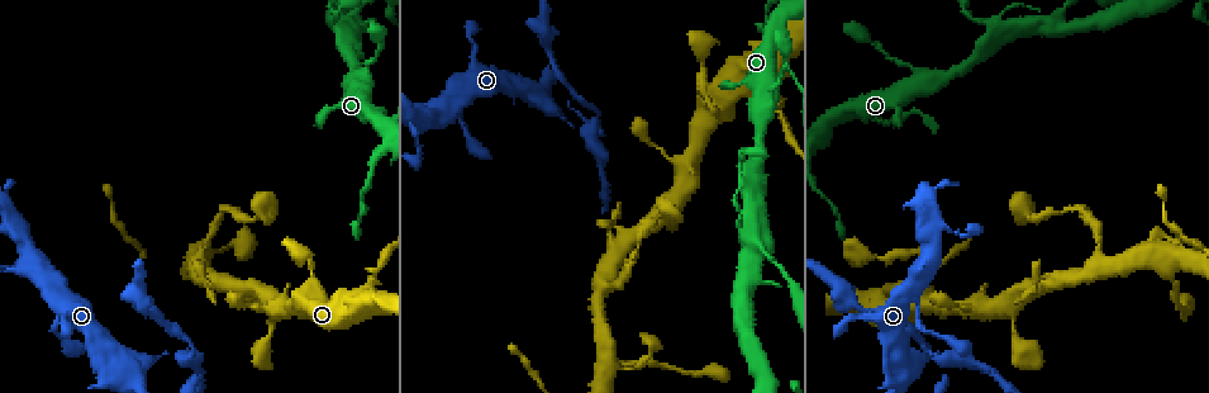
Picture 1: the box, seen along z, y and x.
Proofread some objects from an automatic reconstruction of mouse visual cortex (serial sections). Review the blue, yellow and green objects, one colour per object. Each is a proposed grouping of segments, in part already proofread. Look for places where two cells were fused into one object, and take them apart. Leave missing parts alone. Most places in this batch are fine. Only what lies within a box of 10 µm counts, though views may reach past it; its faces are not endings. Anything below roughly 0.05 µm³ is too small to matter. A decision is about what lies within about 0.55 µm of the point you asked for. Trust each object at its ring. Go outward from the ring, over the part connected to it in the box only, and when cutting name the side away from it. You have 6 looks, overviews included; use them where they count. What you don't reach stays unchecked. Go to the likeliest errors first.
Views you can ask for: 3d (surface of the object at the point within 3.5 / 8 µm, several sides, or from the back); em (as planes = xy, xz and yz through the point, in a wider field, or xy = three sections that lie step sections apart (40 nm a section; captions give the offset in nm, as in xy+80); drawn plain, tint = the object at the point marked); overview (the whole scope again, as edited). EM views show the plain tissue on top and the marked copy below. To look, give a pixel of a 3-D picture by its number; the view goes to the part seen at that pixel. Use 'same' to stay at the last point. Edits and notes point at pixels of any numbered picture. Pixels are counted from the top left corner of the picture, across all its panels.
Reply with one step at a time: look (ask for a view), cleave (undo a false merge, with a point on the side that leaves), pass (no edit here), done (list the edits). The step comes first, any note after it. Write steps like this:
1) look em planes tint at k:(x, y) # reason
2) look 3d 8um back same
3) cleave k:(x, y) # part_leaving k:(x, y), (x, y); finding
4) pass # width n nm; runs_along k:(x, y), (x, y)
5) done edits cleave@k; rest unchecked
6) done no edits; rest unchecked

look 3d 3.5um back at 1:(907, 291) # small branch off a trunk

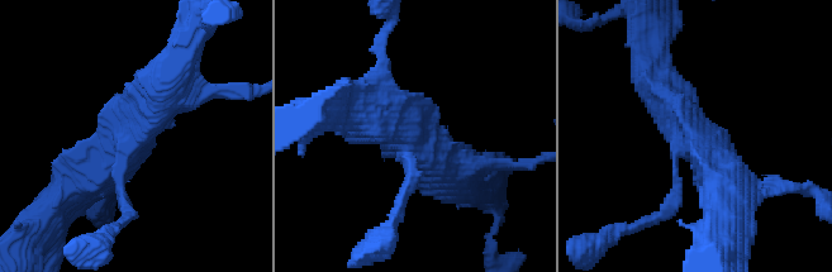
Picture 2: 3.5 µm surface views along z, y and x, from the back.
look em xy step 2 tint at 2:(691, 135) # arms 3; arm_widths 150, 500, 600 nm; shape alone is not enough

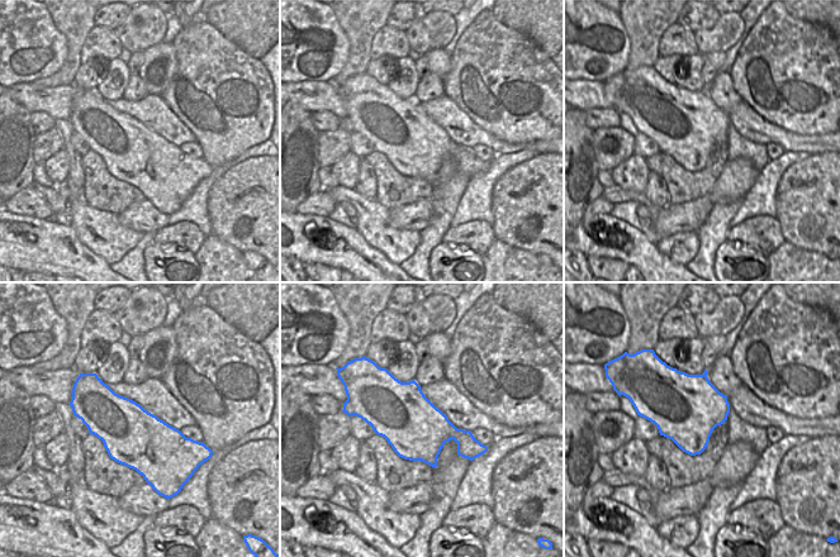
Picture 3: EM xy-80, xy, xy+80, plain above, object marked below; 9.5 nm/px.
pass # runs_along 2:(74, 186), (124, 143), (171, 74); one cell here

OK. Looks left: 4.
look 3d 8um at 1:(760, 117) # a fork

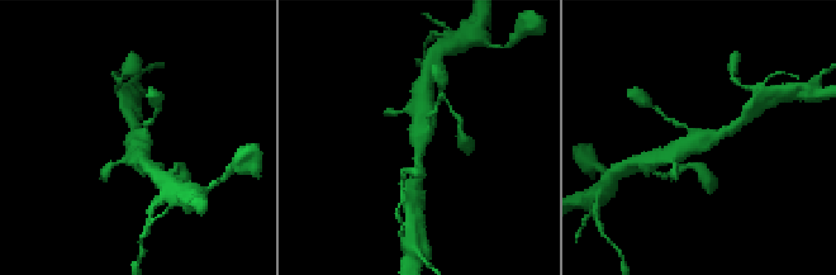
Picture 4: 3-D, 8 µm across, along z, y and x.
look 3d 3.5um same

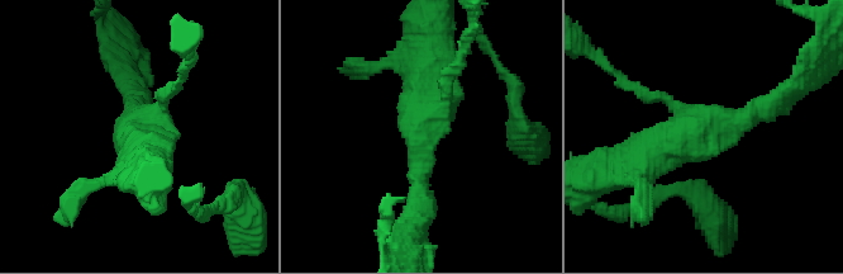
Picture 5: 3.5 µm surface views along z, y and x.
look em xy step 1 tint at 5:(421, 130) # need the tissue

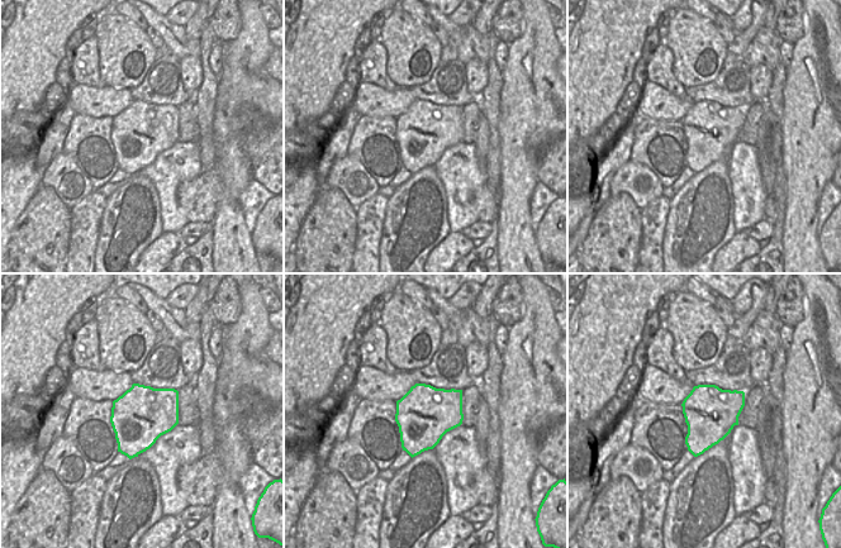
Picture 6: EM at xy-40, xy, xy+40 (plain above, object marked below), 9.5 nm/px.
pass # arms 3; runs_along 5:(613, 173), (709, 118), (765, 109); all the same cell

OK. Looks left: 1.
done no edits; rest unchecked

